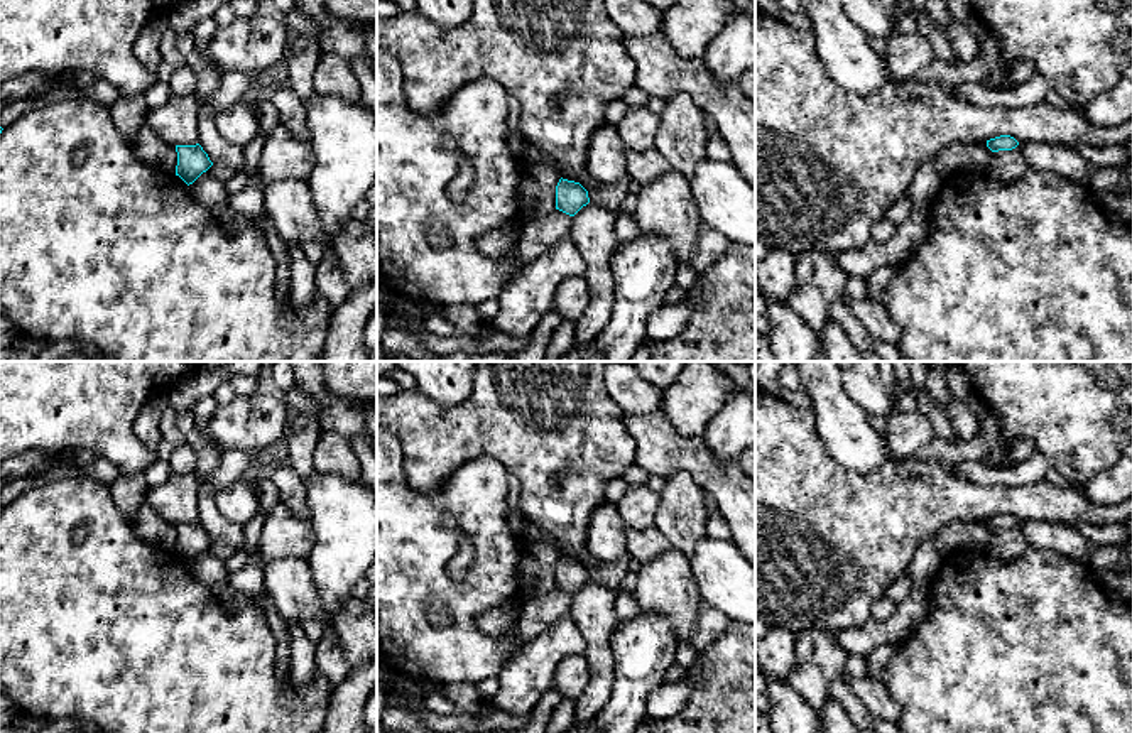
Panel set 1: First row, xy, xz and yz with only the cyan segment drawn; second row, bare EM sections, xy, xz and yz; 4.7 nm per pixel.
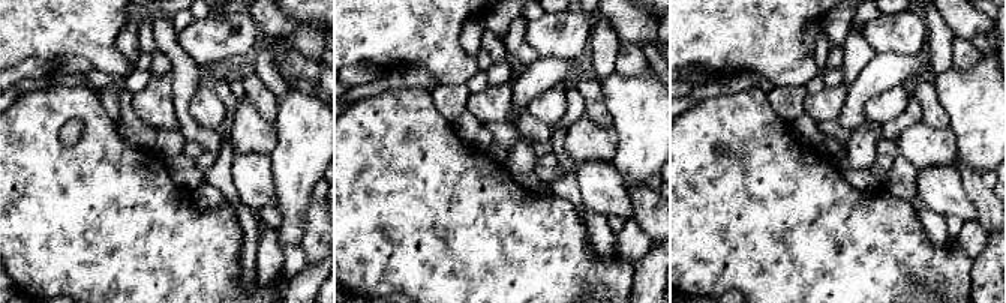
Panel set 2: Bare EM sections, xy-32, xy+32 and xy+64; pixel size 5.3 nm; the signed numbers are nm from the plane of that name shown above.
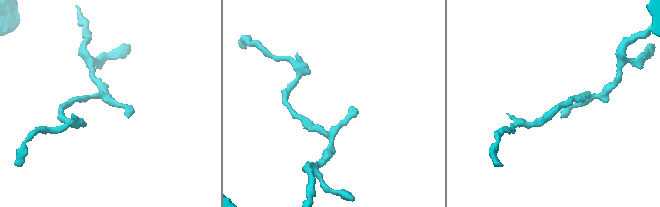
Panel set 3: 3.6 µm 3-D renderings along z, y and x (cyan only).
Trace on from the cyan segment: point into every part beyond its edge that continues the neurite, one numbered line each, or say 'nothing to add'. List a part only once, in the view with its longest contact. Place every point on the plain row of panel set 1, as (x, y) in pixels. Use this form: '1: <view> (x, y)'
nothing to add

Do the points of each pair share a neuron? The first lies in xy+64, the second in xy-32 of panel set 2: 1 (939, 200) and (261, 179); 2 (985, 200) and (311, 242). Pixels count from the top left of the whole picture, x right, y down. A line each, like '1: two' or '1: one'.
1: one
2: one

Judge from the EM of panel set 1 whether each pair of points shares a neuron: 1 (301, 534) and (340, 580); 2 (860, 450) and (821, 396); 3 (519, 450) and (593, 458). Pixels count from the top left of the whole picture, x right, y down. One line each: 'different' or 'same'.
1: different
2: same
3: same

